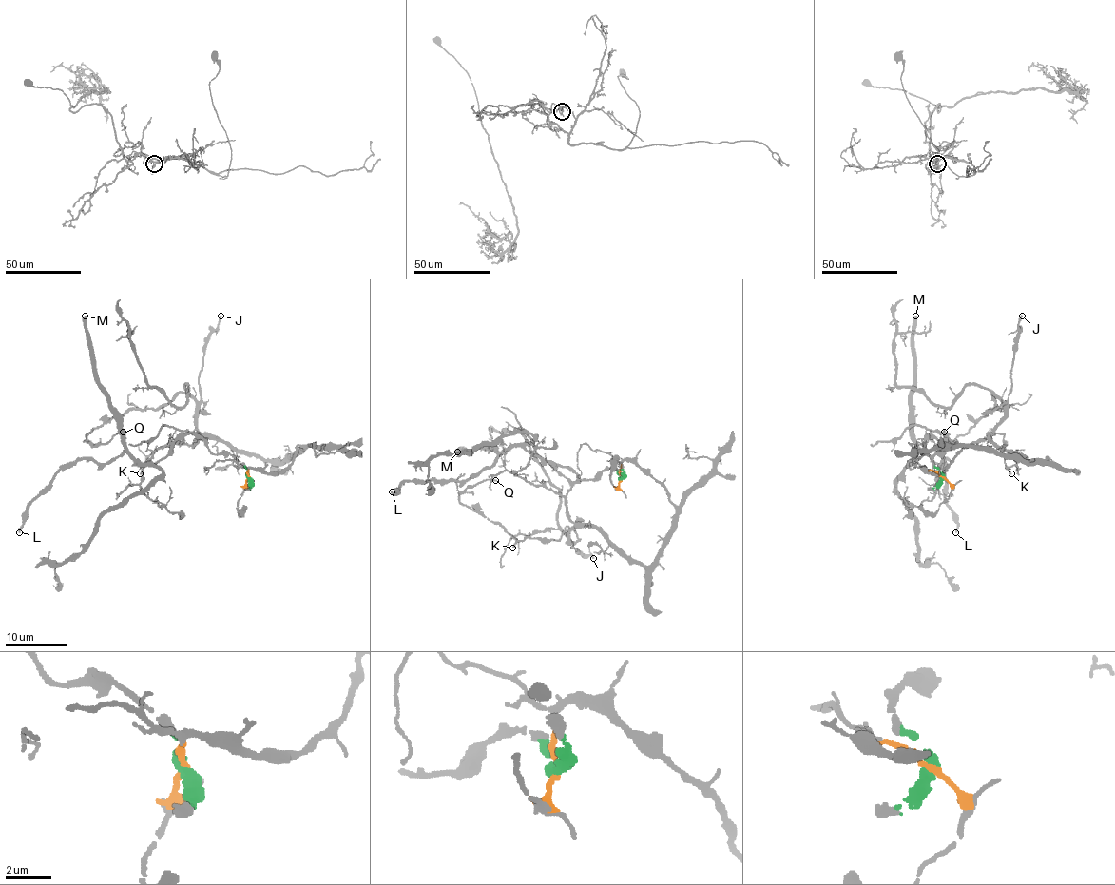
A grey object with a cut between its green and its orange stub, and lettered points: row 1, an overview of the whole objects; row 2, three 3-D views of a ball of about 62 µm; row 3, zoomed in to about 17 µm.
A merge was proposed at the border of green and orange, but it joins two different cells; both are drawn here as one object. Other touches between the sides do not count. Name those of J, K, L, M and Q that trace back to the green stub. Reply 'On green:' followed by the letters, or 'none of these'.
On green: L, M

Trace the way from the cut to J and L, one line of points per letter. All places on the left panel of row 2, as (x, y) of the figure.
J: (249, 476), (252, 469), (281, 472), (301, 446), (296, 455), (269, 463), (198, 429), (205, 338), (221, 316)
L: (249, 476), (191, 433), (149, 463), (126, 452), (67, 463), (26, 510), (19, 532)

